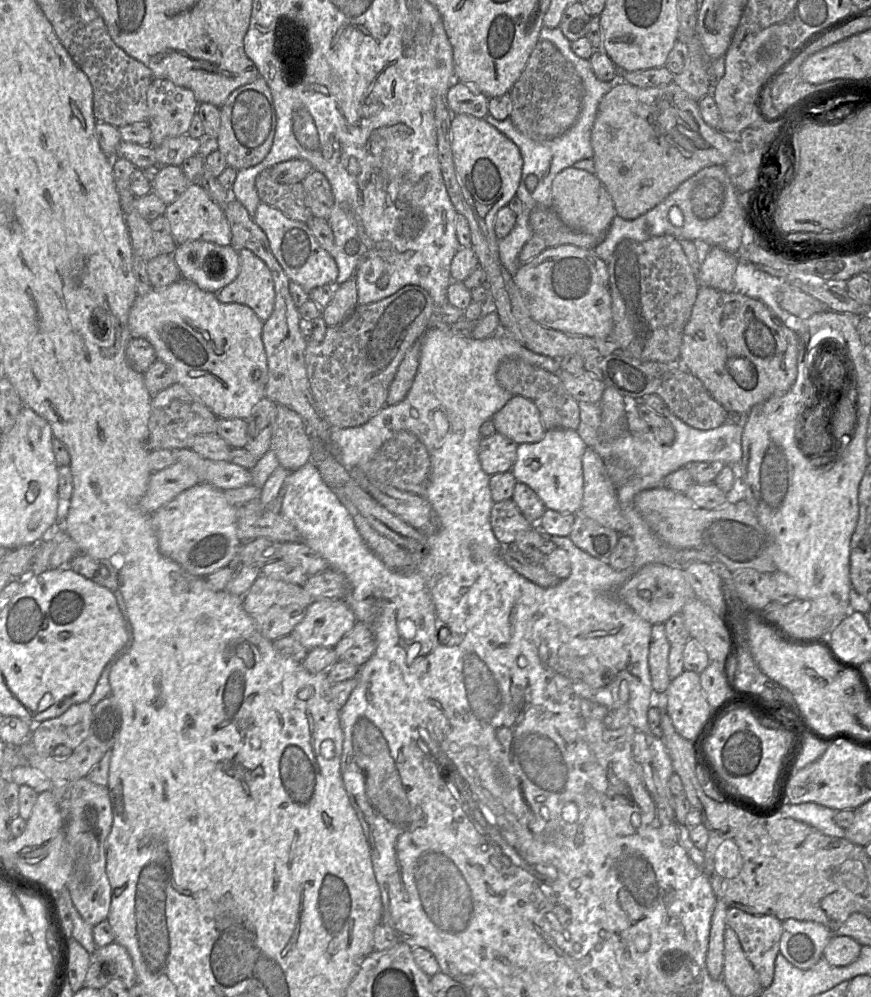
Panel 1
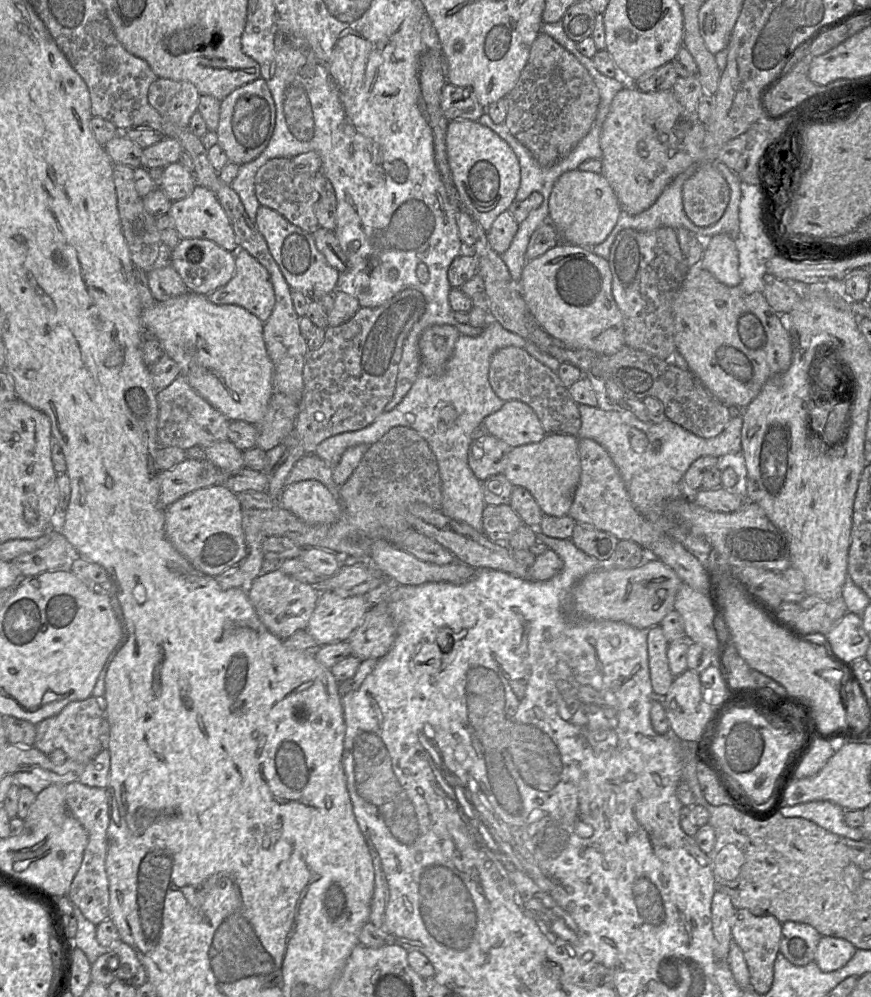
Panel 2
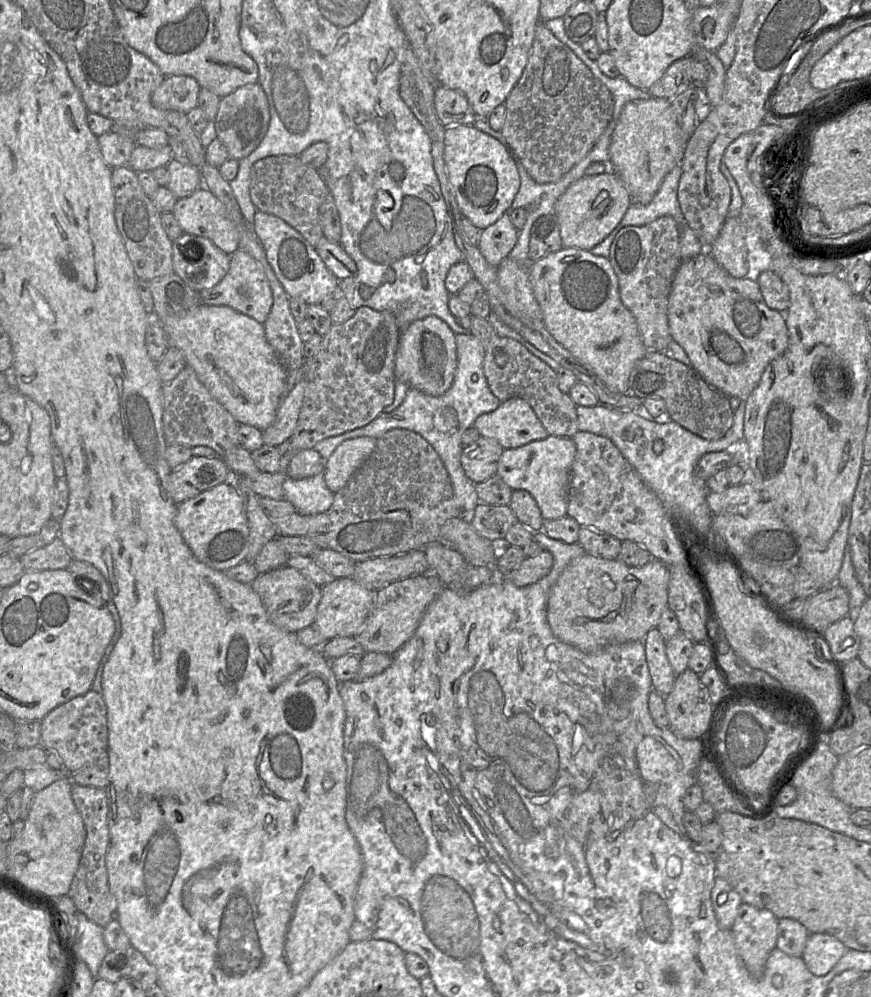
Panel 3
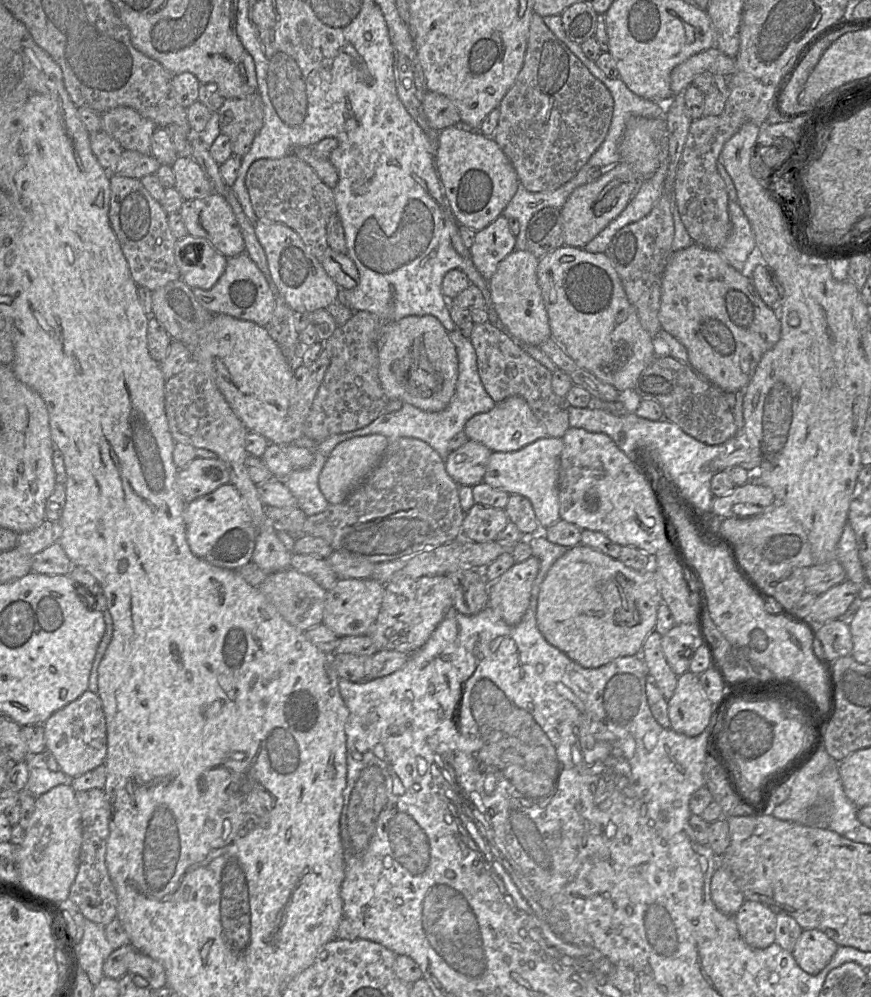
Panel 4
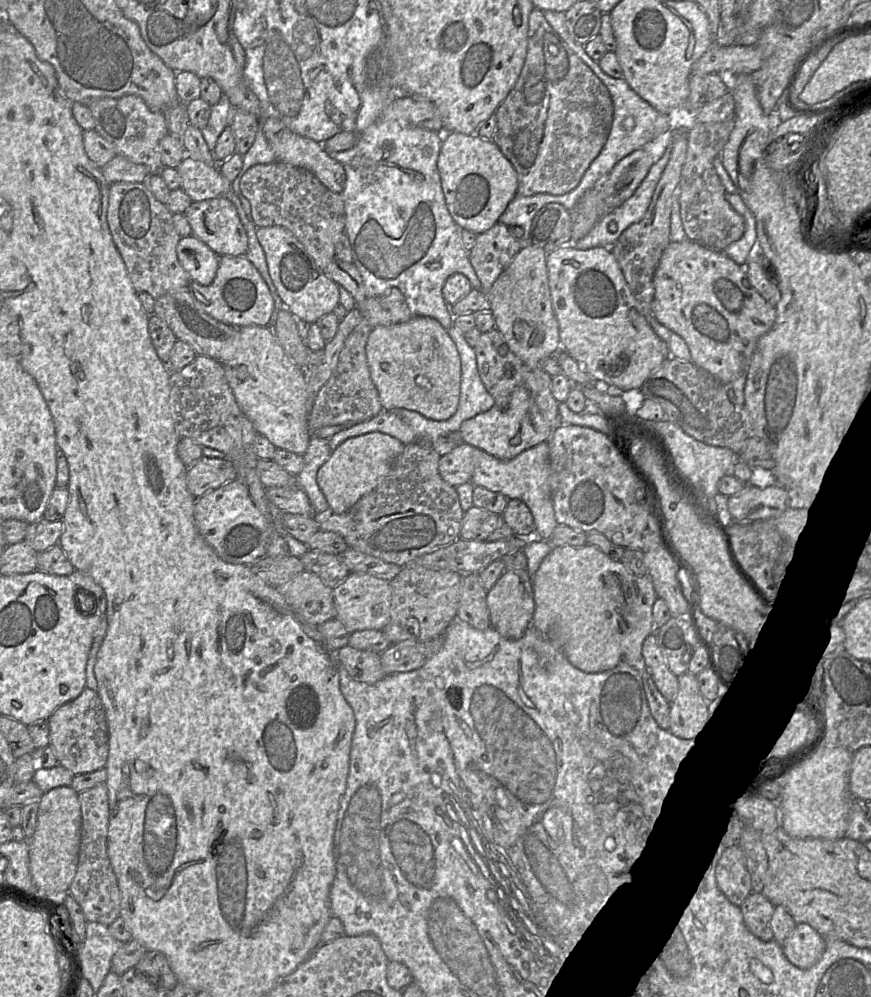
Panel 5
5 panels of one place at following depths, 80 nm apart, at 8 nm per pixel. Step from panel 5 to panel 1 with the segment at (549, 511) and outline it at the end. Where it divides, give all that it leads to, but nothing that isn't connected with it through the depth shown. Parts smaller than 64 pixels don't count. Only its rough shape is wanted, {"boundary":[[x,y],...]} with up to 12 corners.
{"boundary":[[575,430],[518,444],[511,472],[546,509],[575,514],[583,501]]}

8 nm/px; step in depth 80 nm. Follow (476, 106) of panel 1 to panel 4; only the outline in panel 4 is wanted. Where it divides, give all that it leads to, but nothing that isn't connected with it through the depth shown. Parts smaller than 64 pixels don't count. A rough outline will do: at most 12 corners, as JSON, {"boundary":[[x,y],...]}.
{"boundary":[[427,92],[423,110],[438,132],[460,125],[457,107],[442,94]]}

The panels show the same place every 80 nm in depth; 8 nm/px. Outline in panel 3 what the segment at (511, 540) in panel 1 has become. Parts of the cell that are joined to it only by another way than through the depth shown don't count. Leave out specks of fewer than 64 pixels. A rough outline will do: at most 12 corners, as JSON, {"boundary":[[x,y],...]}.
{"boundary":[[479,503],[476,532],[502,543],[517,518],[508,505]]}

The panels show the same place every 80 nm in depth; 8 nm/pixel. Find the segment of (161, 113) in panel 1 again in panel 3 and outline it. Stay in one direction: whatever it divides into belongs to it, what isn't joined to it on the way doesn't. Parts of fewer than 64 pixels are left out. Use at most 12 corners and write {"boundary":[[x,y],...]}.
{"boundary":[[166,76],[154,106],[187,114],[198,106],[191,76]]}

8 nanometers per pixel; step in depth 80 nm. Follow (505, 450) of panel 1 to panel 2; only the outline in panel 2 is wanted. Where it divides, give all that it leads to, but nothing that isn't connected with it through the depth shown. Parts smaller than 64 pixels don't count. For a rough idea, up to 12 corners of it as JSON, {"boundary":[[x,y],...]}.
{"boundary":[[494,436],[468,449],[480,481],[504,472],[512,447]]}

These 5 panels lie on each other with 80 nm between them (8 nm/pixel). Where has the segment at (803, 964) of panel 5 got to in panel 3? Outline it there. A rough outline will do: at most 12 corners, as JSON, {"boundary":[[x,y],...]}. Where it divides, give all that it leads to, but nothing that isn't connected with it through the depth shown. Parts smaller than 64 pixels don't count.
{"boundary":[[810,934],[801,958],[828,974],[849,950],[835,937]]}

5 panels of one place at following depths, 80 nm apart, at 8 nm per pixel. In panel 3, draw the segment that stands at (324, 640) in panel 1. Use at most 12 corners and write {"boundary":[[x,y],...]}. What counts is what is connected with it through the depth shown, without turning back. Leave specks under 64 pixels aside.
{"boundary":[[352,577],[322,587],[314,626],[327,640],[355,637],[377,591]]}

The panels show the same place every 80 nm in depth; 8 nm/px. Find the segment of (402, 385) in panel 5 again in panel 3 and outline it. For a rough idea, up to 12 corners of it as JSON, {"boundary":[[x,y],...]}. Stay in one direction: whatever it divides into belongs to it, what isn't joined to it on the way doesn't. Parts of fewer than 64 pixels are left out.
{"boundary":[[437,316],[401,333],[396,381],[444,395],[457,369],[455,333]]}

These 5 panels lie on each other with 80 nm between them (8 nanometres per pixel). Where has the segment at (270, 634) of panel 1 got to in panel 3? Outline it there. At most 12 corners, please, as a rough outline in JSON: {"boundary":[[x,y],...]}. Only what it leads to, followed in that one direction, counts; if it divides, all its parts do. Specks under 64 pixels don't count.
{"boundary":[[287,565],[250,584],[270,621],[296,633],[316,619],[322,588]]}

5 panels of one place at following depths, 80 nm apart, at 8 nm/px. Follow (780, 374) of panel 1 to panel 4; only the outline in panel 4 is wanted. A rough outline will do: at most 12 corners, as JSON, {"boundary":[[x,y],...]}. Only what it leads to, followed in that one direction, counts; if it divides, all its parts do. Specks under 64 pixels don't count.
{"boundary":[[696,243],[659,321],[694,371],[744,390],[781,336],[752,278]]}

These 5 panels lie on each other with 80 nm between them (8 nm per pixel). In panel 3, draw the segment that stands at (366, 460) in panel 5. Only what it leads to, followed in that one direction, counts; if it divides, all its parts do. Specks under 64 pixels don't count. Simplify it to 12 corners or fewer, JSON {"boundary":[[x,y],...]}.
{"boundary":[[377,439],[342,442],[325,461],[324,480],[341,490],[374,451]]}

